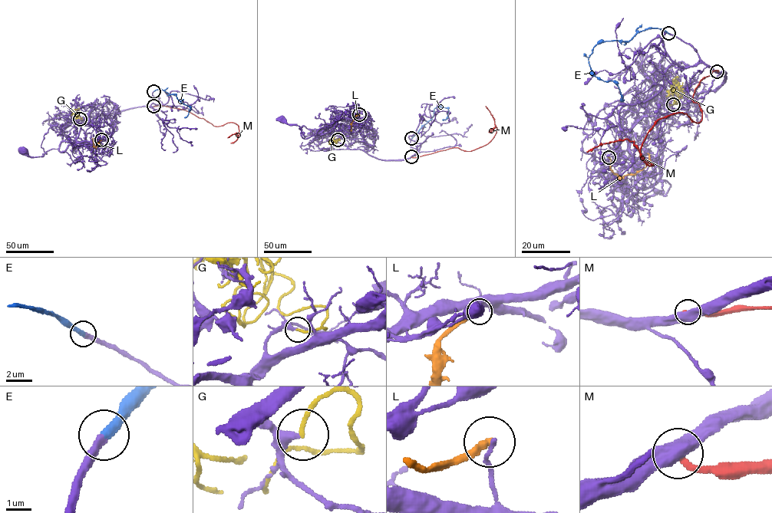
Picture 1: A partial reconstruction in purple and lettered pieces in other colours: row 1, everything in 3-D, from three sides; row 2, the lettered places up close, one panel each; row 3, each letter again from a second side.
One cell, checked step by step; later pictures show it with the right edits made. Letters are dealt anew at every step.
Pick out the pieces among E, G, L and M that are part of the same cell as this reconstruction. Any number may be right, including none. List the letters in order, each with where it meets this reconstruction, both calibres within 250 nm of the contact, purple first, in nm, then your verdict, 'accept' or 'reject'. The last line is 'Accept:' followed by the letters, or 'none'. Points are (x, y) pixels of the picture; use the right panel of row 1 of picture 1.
E: meets purple at (668, 33); 320 nm thick on the purple side, 360 nm on the other; accept
G: meets purple at (673, 104); 300 nm thick on the purple side, 150 nm on the other; reject
L: meets purple at (608, 157); 170 nm thick on the purple side, 280 nm on the other; reject
M: meets purple at (717, 71); 600 nm thick on the purple side, 280 nm on the other; reject
Accept: E

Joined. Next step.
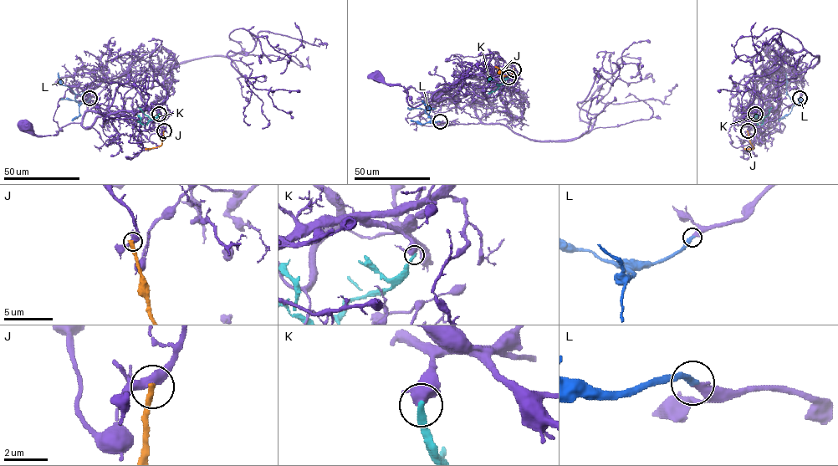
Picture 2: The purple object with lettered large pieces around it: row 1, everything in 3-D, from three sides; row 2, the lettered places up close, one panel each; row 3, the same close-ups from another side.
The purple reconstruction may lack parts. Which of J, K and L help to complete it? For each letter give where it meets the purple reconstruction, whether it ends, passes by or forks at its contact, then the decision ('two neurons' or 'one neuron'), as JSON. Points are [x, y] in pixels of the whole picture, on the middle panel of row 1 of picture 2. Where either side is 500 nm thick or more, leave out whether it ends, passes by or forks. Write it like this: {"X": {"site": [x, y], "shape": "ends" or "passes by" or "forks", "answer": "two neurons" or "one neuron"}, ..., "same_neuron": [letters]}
{"J": {"site": [513, 69], "shape": "ends", "answer": "two neurons"}, "K": {"site": [508, 77], "shape": "ends", "answer": "two neurons"}, "L": {"site": [440, 121], "shape": "ends", "answer": "one neuron"}, "same_neuron": ["L"]}

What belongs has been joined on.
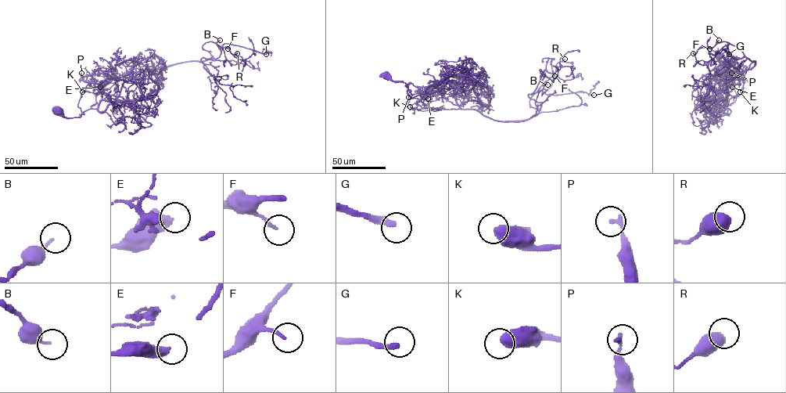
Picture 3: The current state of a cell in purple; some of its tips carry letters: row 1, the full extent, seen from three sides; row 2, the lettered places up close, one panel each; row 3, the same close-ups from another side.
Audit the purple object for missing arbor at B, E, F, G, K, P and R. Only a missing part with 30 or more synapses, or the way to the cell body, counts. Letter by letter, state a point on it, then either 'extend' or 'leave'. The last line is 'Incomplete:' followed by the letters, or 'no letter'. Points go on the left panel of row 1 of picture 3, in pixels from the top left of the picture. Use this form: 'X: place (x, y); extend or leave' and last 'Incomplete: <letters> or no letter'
B: place (220, 40); leave
E: place (100, 87); leave
F: place (227, 48); leave
G: place (266, 54); extend
K: place (82, 91); leave
P: place (81, 73); leave
R: place (237, 53); leave
Incomplete: G

